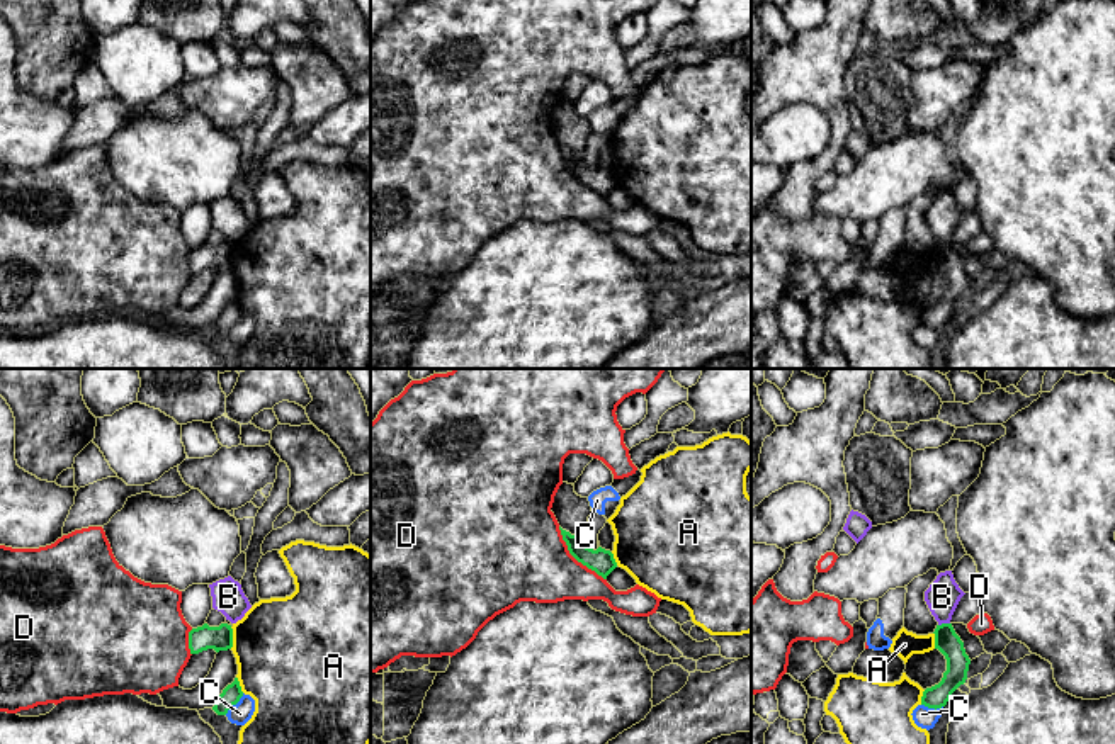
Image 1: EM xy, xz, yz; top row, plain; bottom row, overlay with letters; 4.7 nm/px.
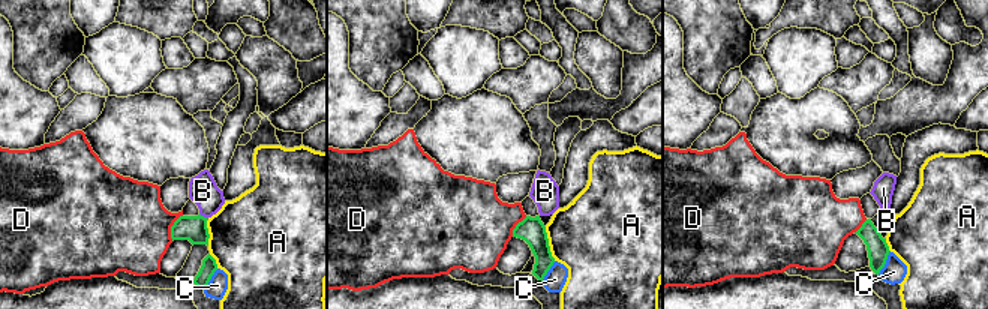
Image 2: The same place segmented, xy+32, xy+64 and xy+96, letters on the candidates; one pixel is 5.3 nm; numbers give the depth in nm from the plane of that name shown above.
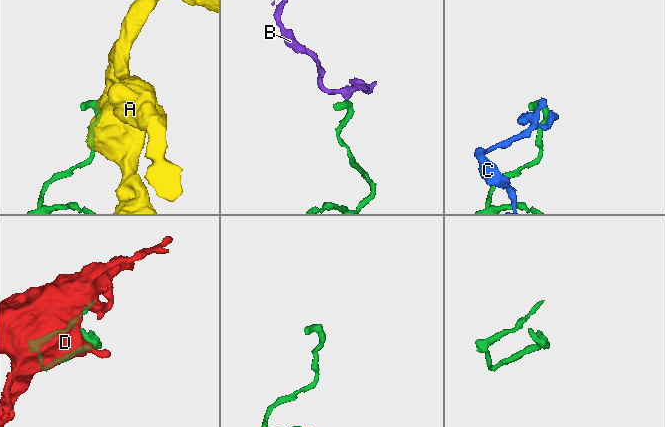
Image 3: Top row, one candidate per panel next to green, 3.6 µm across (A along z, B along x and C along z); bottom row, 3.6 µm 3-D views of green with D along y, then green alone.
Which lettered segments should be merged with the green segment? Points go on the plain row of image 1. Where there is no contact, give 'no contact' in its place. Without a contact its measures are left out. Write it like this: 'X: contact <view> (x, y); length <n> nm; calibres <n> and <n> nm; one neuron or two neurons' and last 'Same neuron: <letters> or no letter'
A: contact xy (232, 257); length 100 nm; calibres 120 and 460 nm; two neurons
B: contact yz (944, 243); length 60 nm; calibres 110 and 160 nm; two neurons
C: contact xy (235, 323); length 140 nm; calibres 90 and 100 nm; two neurons
D: contact xz (575, 177); length 340 nm; calibres 120 and 420 nm; two neurons
Same neuron: no letter

